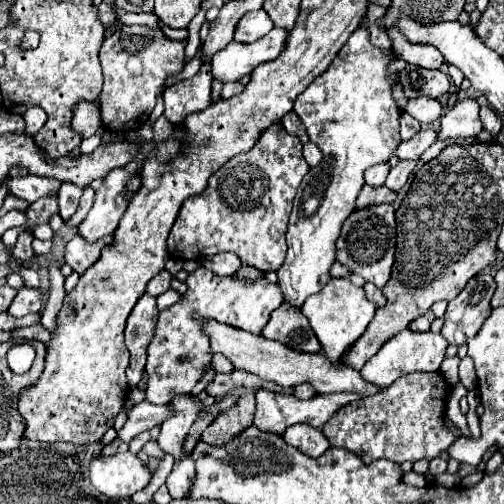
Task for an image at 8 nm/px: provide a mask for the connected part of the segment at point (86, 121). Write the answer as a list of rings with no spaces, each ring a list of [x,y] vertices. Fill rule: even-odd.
[[[80,101],[74,109],[74,119],[72,119],[72,127],[76,133],[80,133],[82,137],[92,137],[96,133],[100,125],[100,111],[96,101],[88,103],[88,101]]]

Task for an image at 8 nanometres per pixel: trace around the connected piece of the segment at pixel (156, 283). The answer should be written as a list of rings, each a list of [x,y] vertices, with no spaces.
[[[165,269],[162,270],[158,275],[149,281],[146,287],[146,293],[155,298],[158,297],[170,288],[171,279],[173,279],[173,276]]]

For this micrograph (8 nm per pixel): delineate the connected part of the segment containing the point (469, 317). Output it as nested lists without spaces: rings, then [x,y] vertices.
[[[478,273],[468,281],[464,291],[448,303],[442,335],[450,345],[460,347],[480,331],[482,323],[492,313],[490,299],[494,291],[494,277],[490,273]]]

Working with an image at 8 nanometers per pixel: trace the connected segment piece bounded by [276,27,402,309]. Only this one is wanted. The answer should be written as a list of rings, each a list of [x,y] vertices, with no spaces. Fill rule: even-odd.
[[[358,27],[324,75],[318,75],[308,89],[296,97],[294,111],[306,125],[310,141],[324,153],[324,161],[312,167],[298,187],[286,233],[288,255],[284,265],[276,271],[284,301],[296,309],[330,279],[336,239],[344,219],[356,209],[356,197],[364,185],[364,171],[376,163],[388,161],[400,143],[398,119],[402,111],[390,91],[394,77],[386,75],[392,59],[394,55],[384,55],[370,43],[366,27]]]

